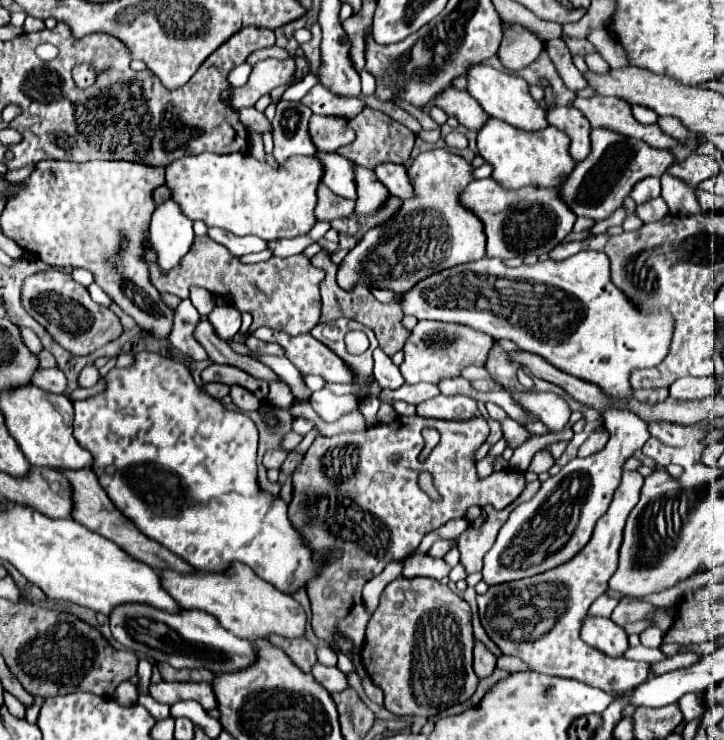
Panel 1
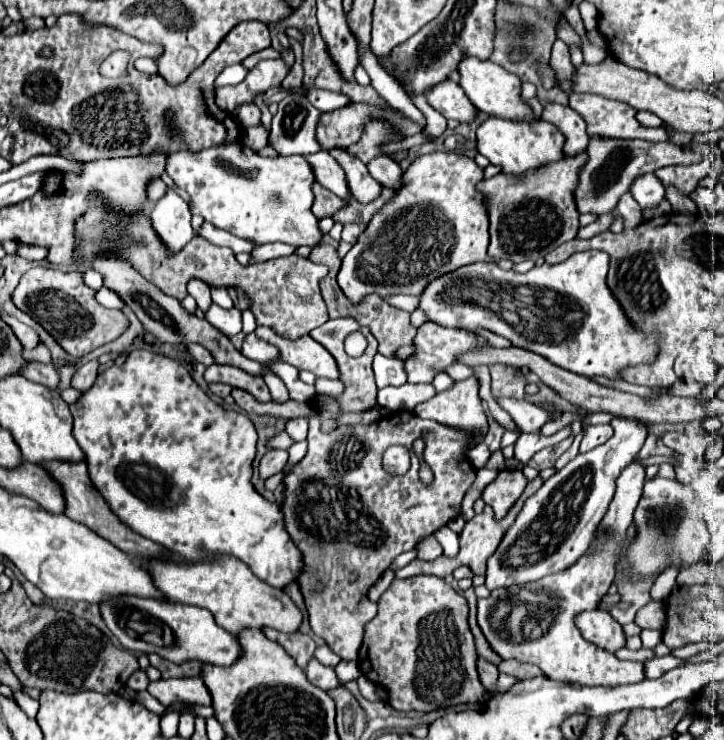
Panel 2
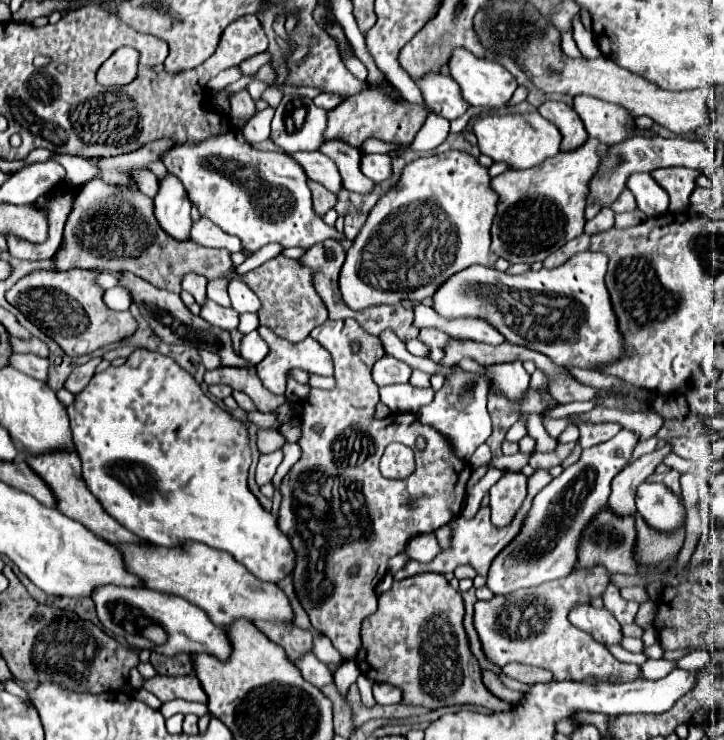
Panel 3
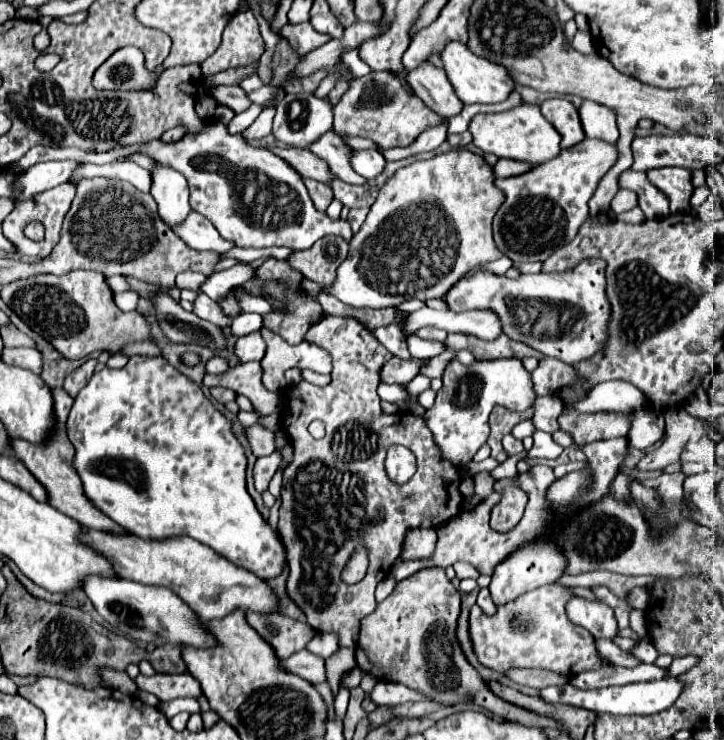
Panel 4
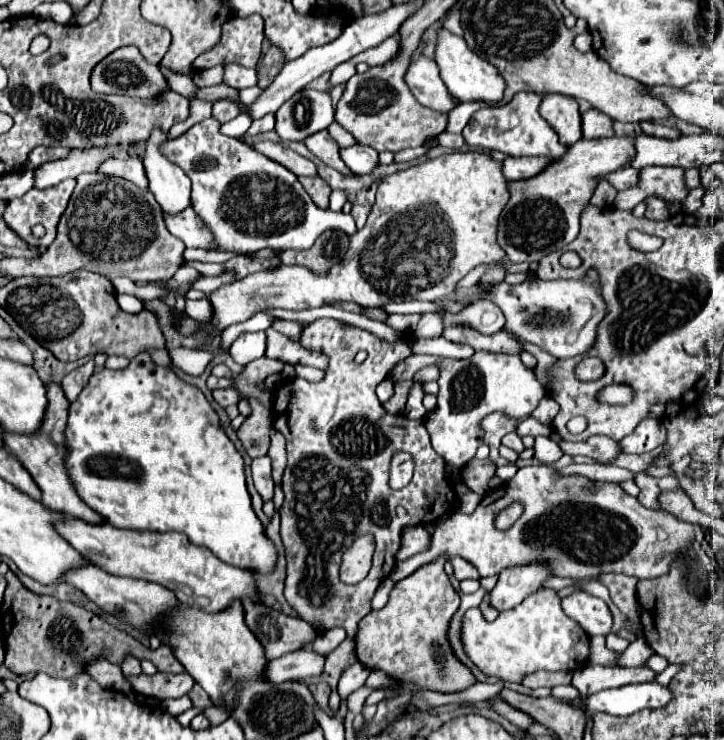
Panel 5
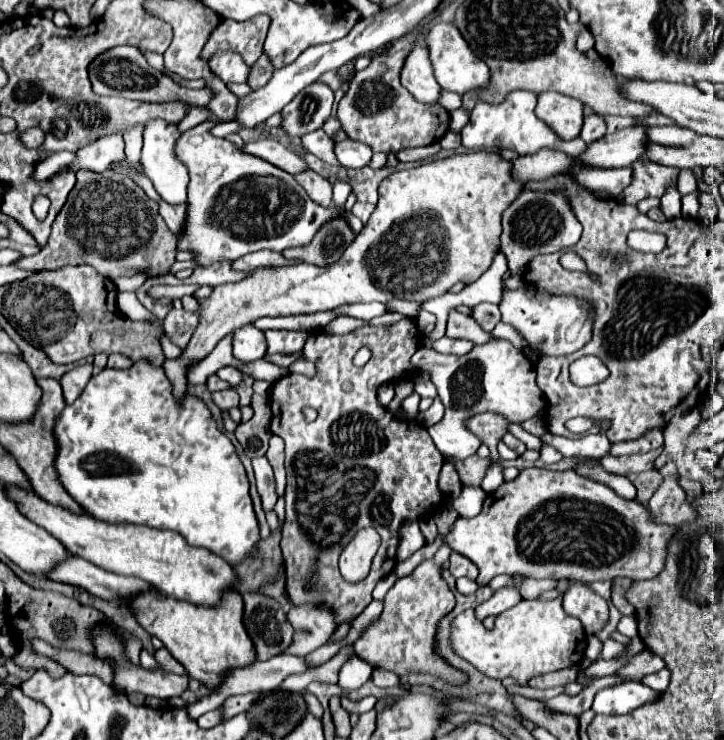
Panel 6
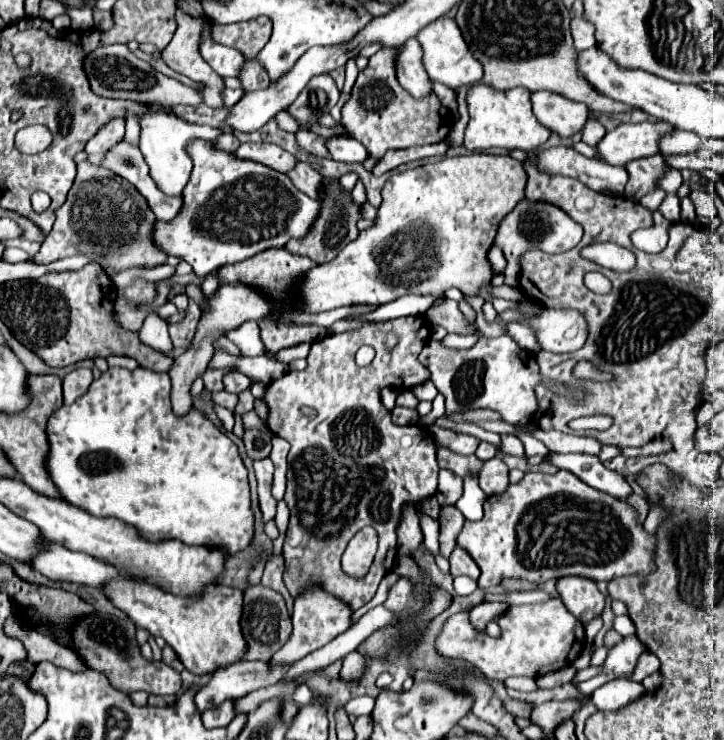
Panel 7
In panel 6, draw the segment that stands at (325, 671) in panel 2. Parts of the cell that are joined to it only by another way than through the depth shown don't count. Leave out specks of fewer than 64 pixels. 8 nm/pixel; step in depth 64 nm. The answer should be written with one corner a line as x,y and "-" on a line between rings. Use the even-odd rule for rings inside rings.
280,654
280,656
274,656
272,660
266,660
266,662
256,660
256,662
254,662
252,666
248,666
248,668
240,668
240,670
230,672
230,674
224,678
224,682
220,684
220,688
218,688
216,692
210,692
210,694
204,696
202,700
190,704
190,706
186,708
188,718
190,718
190,720
196,720
196,718
202,716
204,712
216,710
216,708
218,708
228,696
232,696
232,694
246,694
246,692
274,690
274,688
278,688
288,676
292,676
292,674
302,674
302,672
306,672
308,668
312,668
312,666
306,662
304,656
288,656
288,654

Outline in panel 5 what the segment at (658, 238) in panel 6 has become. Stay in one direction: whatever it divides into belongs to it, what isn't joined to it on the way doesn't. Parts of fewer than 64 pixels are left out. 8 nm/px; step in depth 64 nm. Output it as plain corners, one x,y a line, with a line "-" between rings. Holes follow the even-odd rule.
631,232
628,234
628,242
632,248
642,252
656,250
656,248
660,248
663,244
663,240
661,238

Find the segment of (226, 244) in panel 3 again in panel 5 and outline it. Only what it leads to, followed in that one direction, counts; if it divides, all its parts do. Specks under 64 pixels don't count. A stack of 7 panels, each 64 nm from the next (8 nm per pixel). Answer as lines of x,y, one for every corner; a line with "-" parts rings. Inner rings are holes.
186,208
178,216
164,216
164,220
170,234
180,238
188,248
202,248
202,250
218,248
212,230
200,220
200,216
192,208

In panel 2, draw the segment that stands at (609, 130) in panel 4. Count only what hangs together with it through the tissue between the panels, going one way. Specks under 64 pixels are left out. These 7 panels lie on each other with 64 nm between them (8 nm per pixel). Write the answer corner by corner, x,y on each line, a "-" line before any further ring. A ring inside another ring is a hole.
570,94
570,108
574,108
588,124
590,136
608,138
640,138
648,142
668,142
666,128
642,126
628,104
602,98
596,94

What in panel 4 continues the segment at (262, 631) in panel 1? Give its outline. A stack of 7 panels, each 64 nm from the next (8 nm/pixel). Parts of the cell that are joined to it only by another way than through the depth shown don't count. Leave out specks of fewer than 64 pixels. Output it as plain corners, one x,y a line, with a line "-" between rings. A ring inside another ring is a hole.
84,528
84,542
92,544
96,550
110,558
114,570
134,582
164,586
176,592
204,622
222,620
236,608
256,614
280,612
280,600
276,592
252,572
232,564
222,554
214,552
206,544
192,540
190,536
178,536
168,540
142,540
134,534
114,536
108,532

